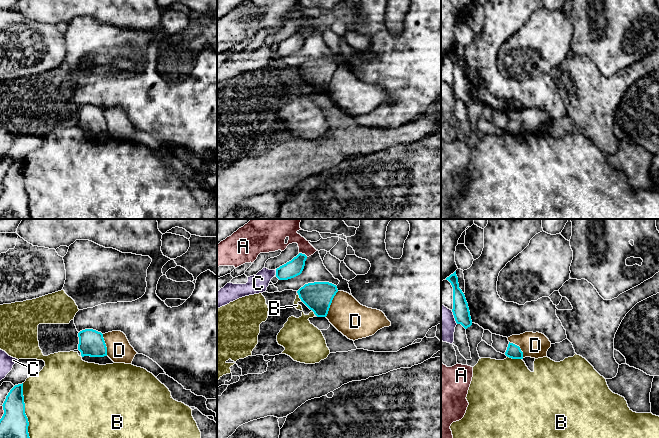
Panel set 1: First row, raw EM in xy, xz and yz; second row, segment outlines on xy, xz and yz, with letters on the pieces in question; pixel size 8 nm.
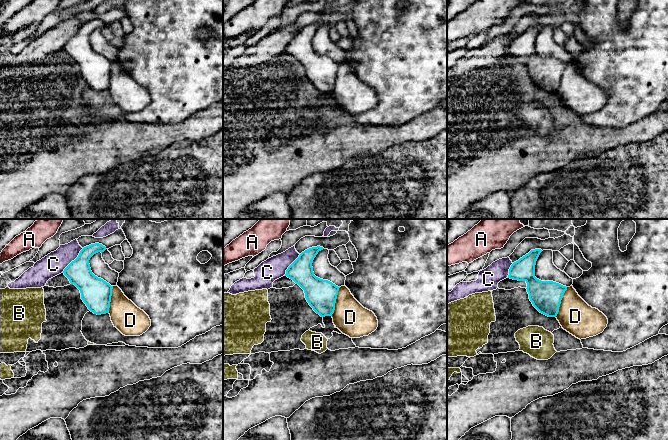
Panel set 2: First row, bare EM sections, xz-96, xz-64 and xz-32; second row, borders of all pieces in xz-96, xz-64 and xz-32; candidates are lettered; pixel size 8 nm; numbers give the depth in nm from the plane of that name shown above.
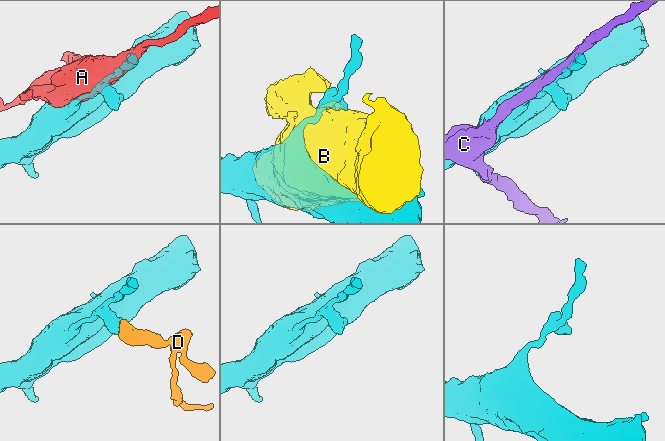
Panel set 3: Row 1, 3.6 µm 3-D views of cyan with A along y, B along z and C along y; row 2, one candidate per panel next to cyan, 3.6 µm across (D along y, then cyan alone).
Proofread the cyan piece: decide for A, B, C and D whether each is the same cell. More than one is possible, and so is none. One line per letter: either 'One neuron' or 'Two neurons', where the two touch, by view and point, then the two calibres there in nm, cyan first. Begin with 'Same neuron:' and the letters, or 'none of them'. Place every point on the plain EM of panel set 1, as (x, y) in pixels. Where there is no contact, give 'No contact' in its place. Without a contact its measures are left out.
Same neuron: none of them
A: Two neurons. Touches cyan at xz (303, 30). Thickness 140 nm (cyan) against 150 nm
B: Two neurons. Touches cyan at xy (24, 189). Thickness 240 nm (cyan) against 480 nm
C: Two neurons. Touches cyan at xz (276, 48). Thickness 140 nm (cyan) against 150 nm
D: Two neurons. Touches cyan at xz (330, 80). Thickness 240 nm (cyan) against 280 nm

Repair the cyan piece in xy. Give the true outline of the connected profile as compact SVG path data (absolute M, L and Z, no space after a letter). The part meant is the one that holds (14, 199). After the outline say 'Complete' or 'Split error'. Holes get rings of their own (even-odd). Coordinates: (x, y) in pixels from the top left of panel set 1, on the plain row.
M23 159L15 161L3 179L4 190L0 195L0 219L31 219L28 209L28 194L25 190Z. Complete

